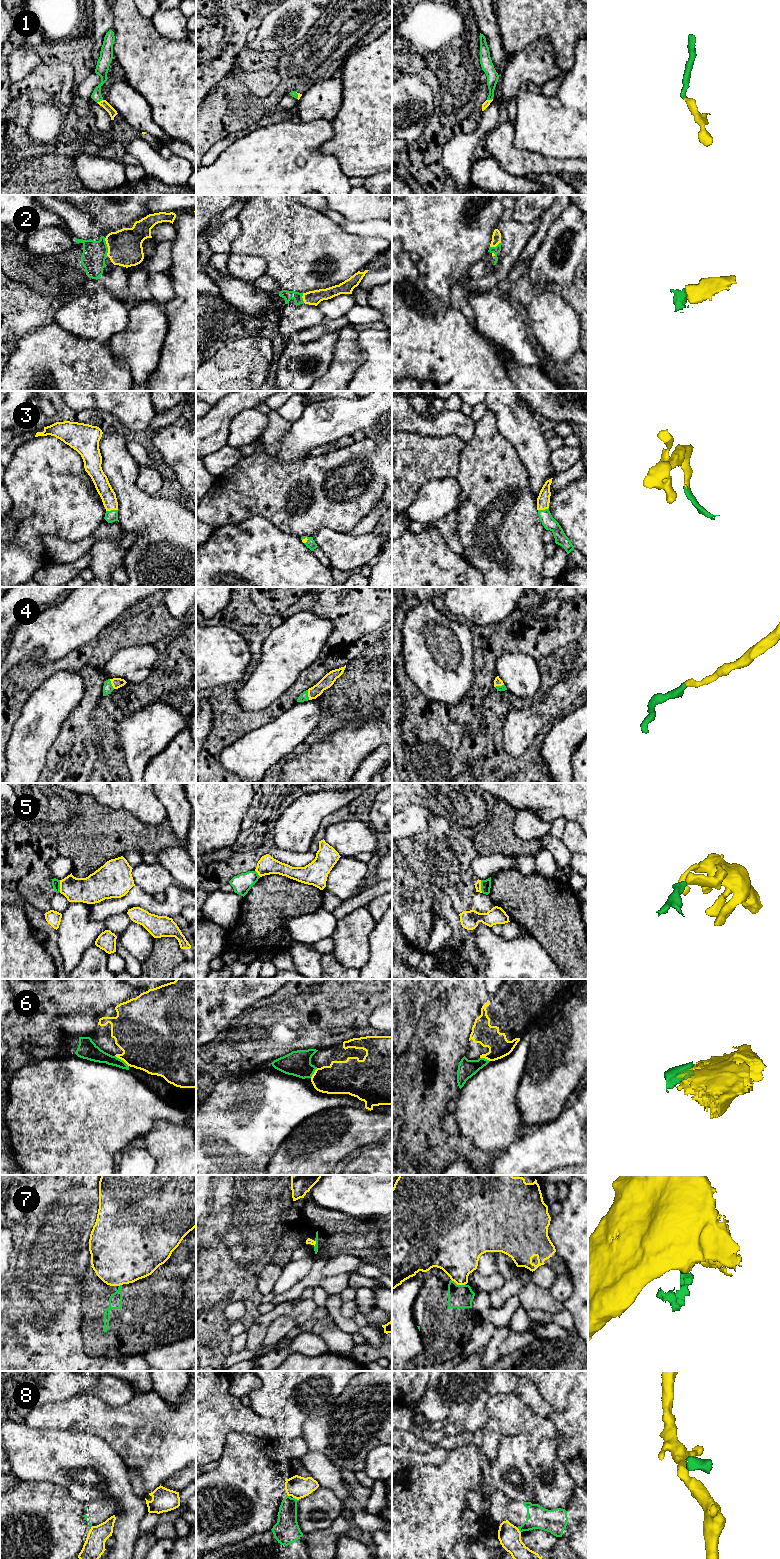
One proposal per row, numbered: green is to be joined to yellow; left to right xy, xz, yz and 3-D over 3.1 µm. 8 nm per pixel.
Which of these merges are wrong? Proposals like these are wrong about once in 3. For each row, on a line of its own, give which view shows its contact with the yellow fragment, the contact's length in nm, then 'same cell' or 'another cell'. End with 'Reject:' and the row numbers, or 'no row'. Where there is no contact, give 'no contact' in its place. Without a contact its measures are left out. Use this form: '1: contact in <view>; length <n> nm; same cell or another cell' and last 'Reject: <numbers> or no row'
1: contact in xy; length 50 nm; same cell
2: contact in xy; length 140 nm; same cell
3: contact in xy; length 100 nm; same cell
4: contact in xy; length 90 nm; same cell
5: contact in yz; length 110 nm; another cell
6: contact in xy; length 140 nm; another cell
7: contact in yz; length 130 nm; another cell
8: contact in yz; length 60 nm; another cell
Reject: 5, 6, 7, 8

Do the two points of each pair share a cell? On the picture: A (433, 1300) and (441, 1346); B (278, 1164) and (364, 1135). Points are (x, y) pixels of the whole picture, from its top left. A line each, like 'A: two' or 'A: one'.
A: one
B: one

